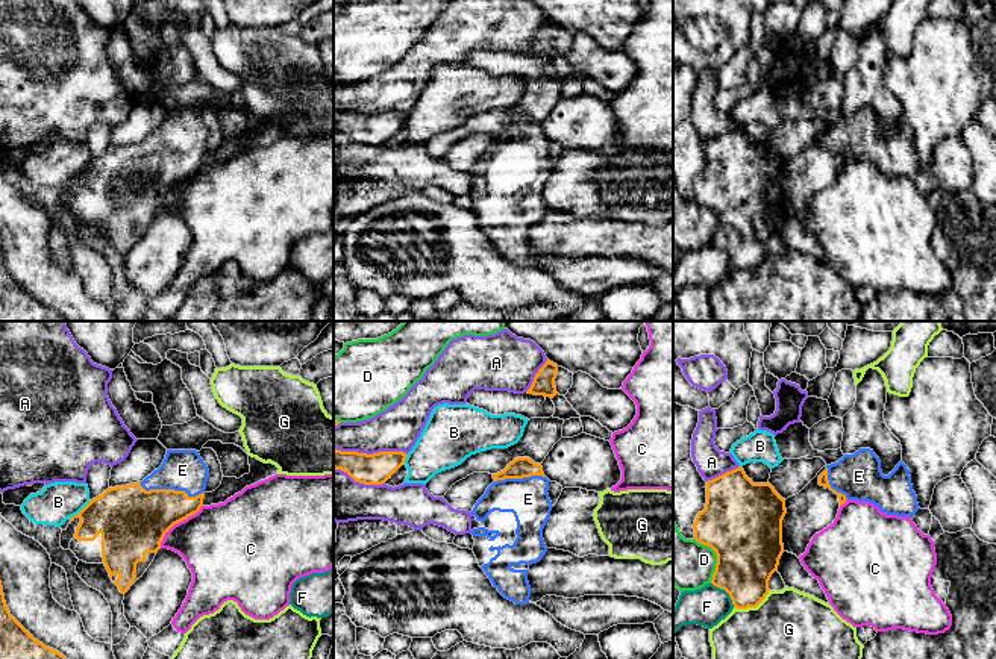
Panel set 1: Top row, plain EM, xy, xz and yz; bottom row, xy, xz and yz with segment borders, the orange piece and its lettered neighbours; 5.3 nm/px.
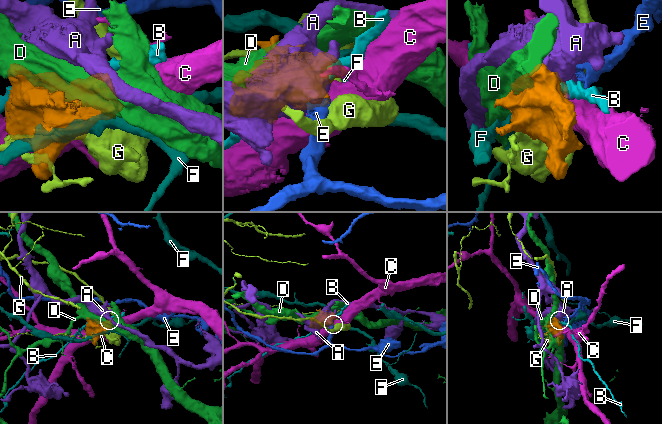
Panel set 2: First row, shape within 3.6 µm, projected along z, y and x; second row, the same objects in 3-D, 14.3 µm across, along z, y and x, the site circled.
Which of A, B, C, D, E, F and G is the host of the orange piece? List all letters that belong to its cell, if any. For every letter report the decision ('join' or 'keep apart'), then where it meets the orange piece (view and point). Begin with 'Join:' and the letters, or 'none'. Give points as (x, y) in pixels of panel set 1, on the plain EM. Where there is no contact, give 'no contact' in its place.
Join: E
A: keep apart; meets orange in xz at (370, 115)
B: keep apart; meets orange in xy at (81, 171)
C: keep apart; meets orange in xy at (178, 182)
D: keep apart; meets orange in yz at (717, 218)
E: join; meets orange in xy at (172, 150)
F: keep apart; meets orange in yz at (726, 252)
G: keep apart; meets orange in yz at (752, 267)

